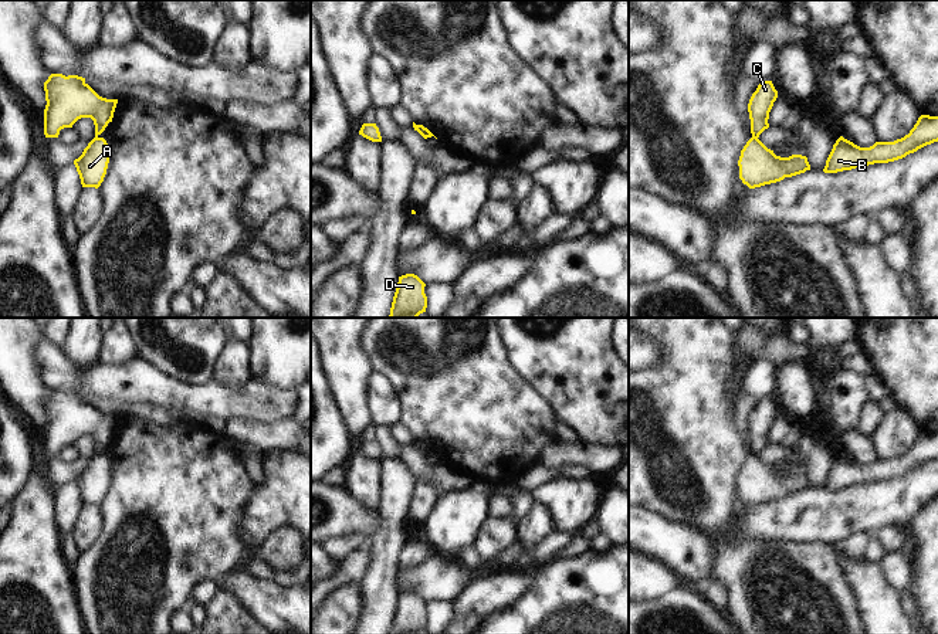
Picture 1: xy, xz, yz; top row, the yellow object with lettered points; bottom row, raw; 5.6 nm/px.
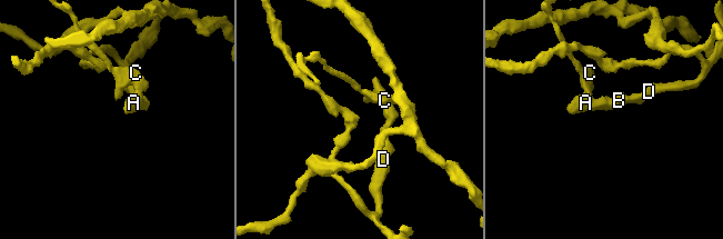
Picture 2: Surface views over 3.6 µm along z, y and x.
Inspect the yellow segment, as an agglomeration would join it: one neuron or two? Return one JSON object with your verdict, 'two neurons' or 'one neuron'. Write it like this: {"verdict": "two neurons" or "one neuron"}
{"verdict": "two neurons"}

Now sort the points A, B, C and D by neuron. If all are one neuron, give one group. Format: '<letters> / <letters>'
A B D / C

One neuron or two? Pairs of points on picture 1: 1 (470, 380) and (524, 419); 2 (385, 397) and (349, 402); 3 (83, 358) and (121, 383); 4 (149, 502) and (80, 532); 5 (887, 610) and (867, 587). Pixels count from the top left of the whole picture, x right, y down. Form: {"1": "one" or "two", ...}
{"1": "one", "2": "two", "3": "two", "4": "two", "5": "one"}

